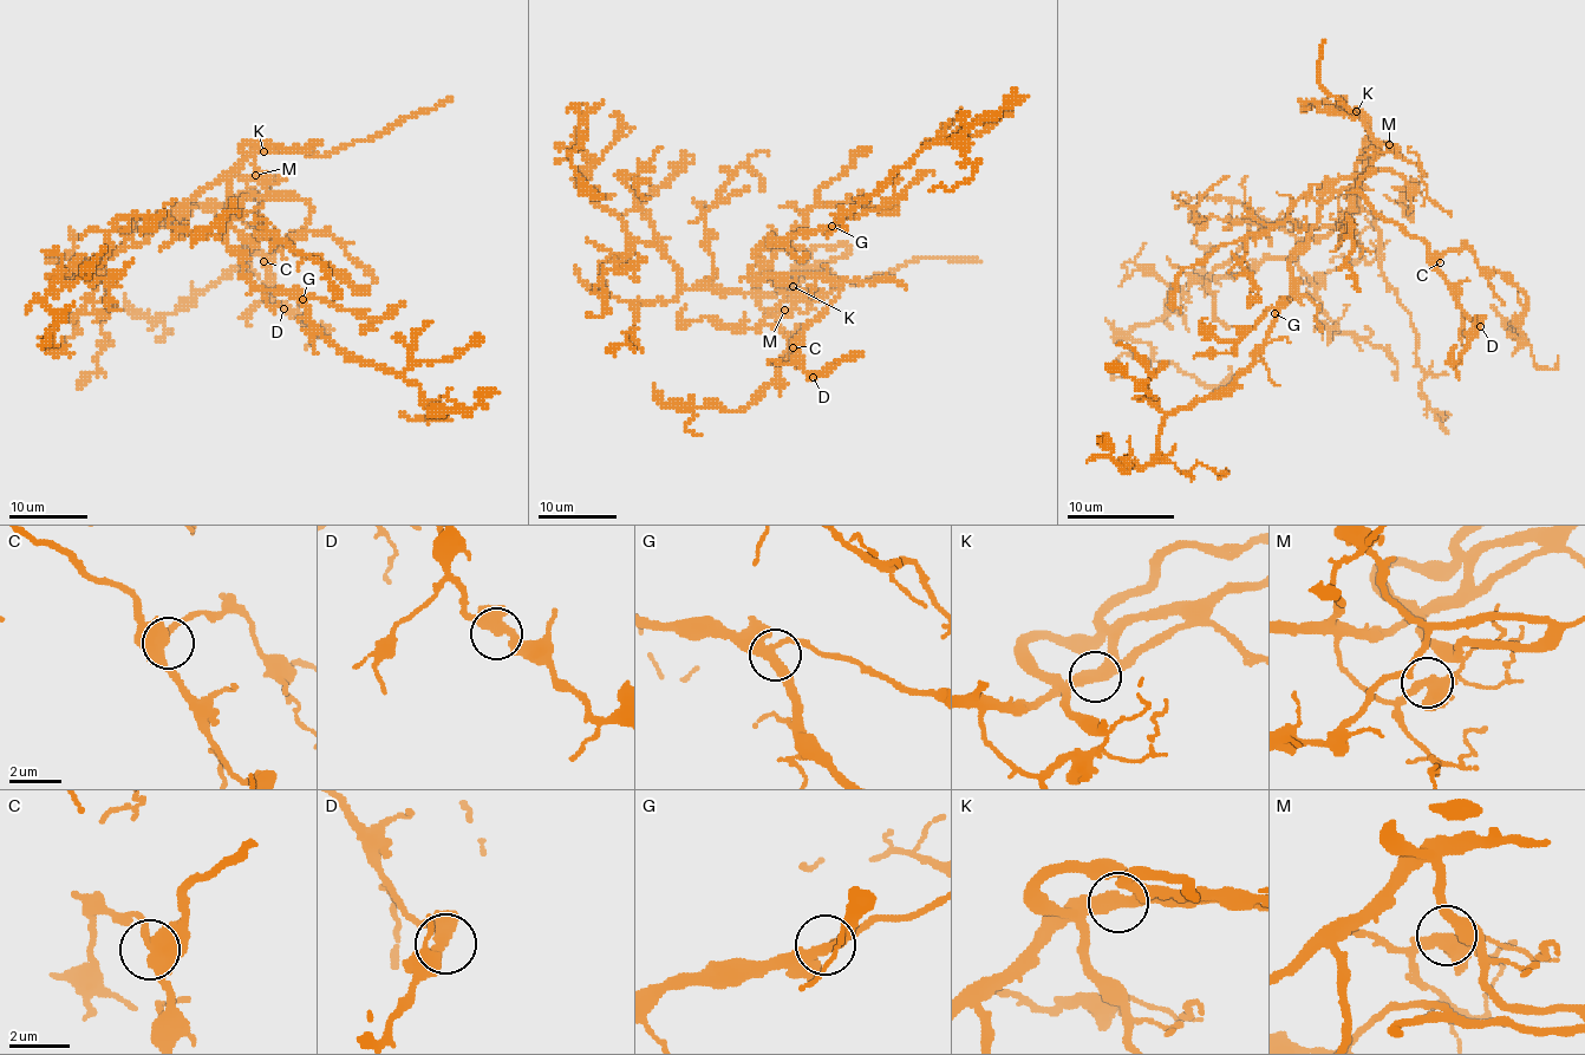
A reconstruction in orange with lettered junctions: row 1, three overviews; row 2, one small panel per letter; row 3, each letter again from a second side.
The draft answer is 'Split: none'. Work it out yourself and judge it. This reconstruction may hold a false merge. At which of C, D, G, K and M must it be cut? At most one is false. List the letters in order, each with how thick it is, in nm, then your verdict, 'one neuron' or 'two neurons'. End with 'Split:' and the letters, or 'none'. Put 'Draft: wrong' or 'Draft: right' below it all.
C: calibre 400 nm; one neuron
D: calibre 400 nm; one neuron
G: calibre 280 nm; one neuron
K: calibre 360 nm; one neuron
M: calibre 360 nm; one neuron
Split: none
Draft: right

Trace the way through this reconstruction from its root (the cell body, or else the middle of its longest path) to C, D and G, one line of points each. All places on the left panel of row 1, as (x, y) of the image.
C: (228, 201), (230, 208), (252, 196), (302, 199), (308, 204), (308, 220), (278, 242), (263, 261)
D: (228, 201), (230, 208), (252, 196), (302, 199), (308, 204), (308, 220), (272, 248), (267, 291), (284, 308)
G: (228, 201), (234, 213), (224, 236), (228, 248), (242, 261), (242, 273), (260, 287), (287, 290), (302, 299)

